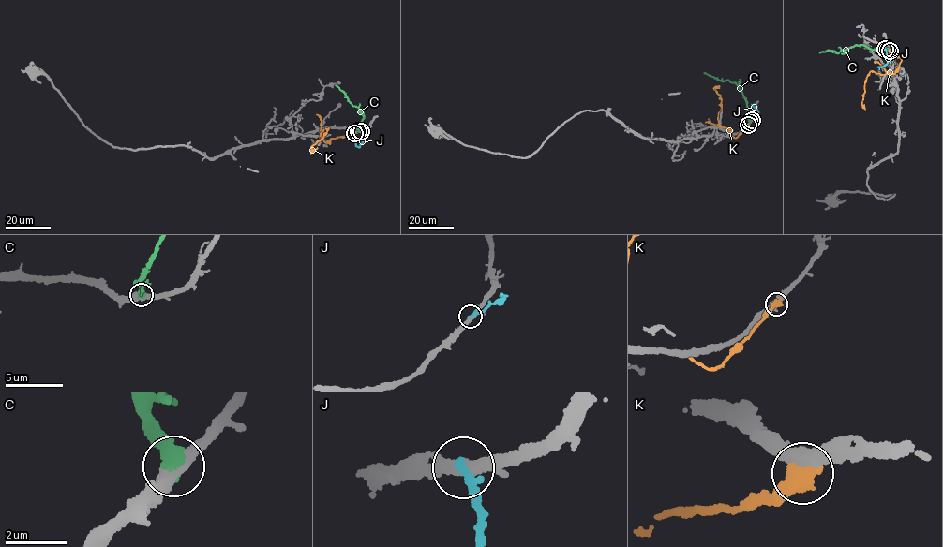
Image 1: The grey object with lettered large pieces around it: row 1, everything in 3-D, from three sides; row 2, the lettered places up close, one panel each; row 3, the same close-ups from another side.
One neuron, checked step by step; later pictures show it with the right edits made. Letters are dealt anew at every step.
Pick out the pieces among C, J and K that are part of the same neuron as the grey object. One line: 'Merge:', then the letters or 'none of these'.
Merge: C

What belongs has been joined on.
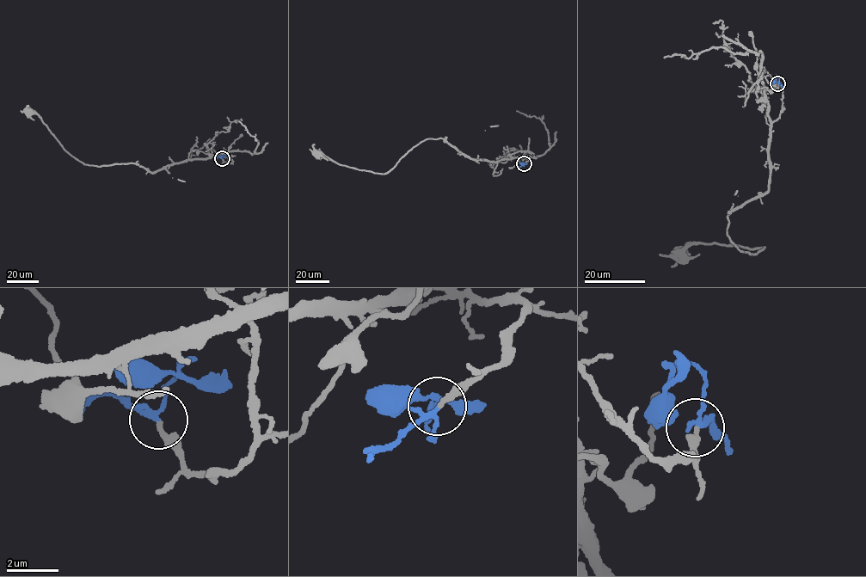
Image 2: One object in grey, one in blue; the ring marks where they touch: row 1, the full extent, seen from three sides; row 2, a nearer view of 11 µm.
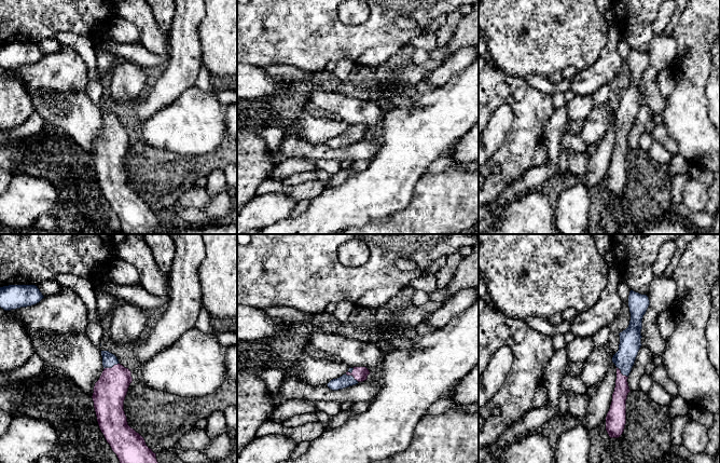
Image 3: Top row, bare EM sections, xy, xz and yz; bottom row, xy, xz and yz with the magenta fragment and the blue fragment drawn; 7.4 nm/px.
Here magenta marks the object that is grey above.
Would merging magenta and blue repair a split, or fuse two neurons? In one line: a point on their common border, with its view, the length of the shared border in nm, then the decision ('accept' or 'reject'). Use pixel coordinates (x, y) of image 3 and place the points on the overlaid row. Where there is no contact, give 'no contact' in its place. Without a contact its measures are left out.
meets magenta in xz at (351, 375); contact 120 nm long; accept

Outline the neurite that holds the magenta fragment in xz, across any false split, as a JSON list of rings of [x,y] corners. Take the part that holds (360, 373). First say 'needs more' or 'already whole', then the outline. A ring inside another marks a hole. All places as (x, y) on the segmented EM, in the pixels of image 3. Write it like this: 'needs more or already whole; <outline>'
needs more; [[[354,367],[337,379],[331,380],[327,385],[332,391],[343,390],[368,380],[370,370],[366,367]]]

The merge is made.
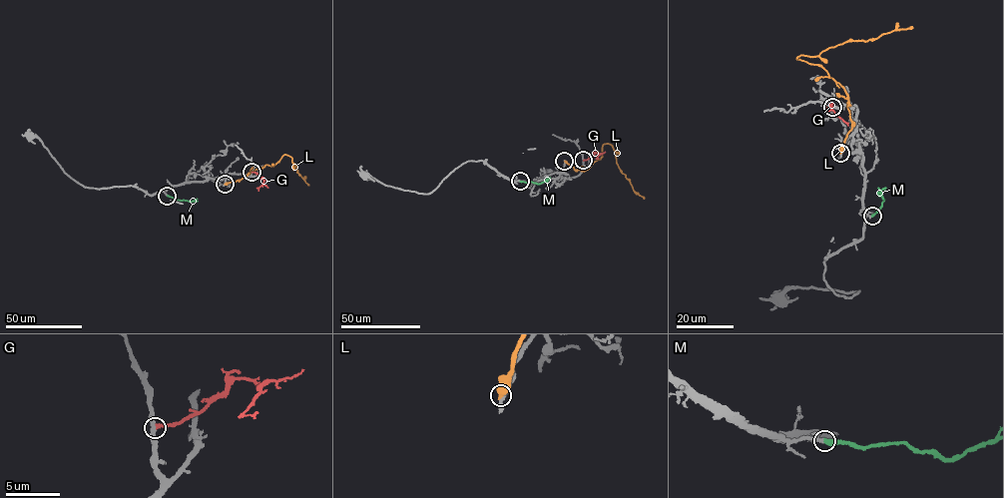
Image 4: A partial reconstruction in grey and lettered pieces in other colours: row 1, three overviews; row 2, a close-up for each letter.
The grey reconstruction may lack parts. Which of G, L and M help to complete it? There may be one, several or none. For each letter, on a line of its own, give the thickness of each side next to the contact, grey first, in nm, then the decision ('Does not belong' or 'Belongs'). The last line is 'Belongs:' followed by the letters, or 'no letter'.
G: Thickness 320 nm (grey) against 320 nm. Belongs
L: Thickness 240 nm (grey) against 550 nm. Does not belong
M: Thickness 220 nm (grey) against 480 nm. Belongs
Belongs: G, M

